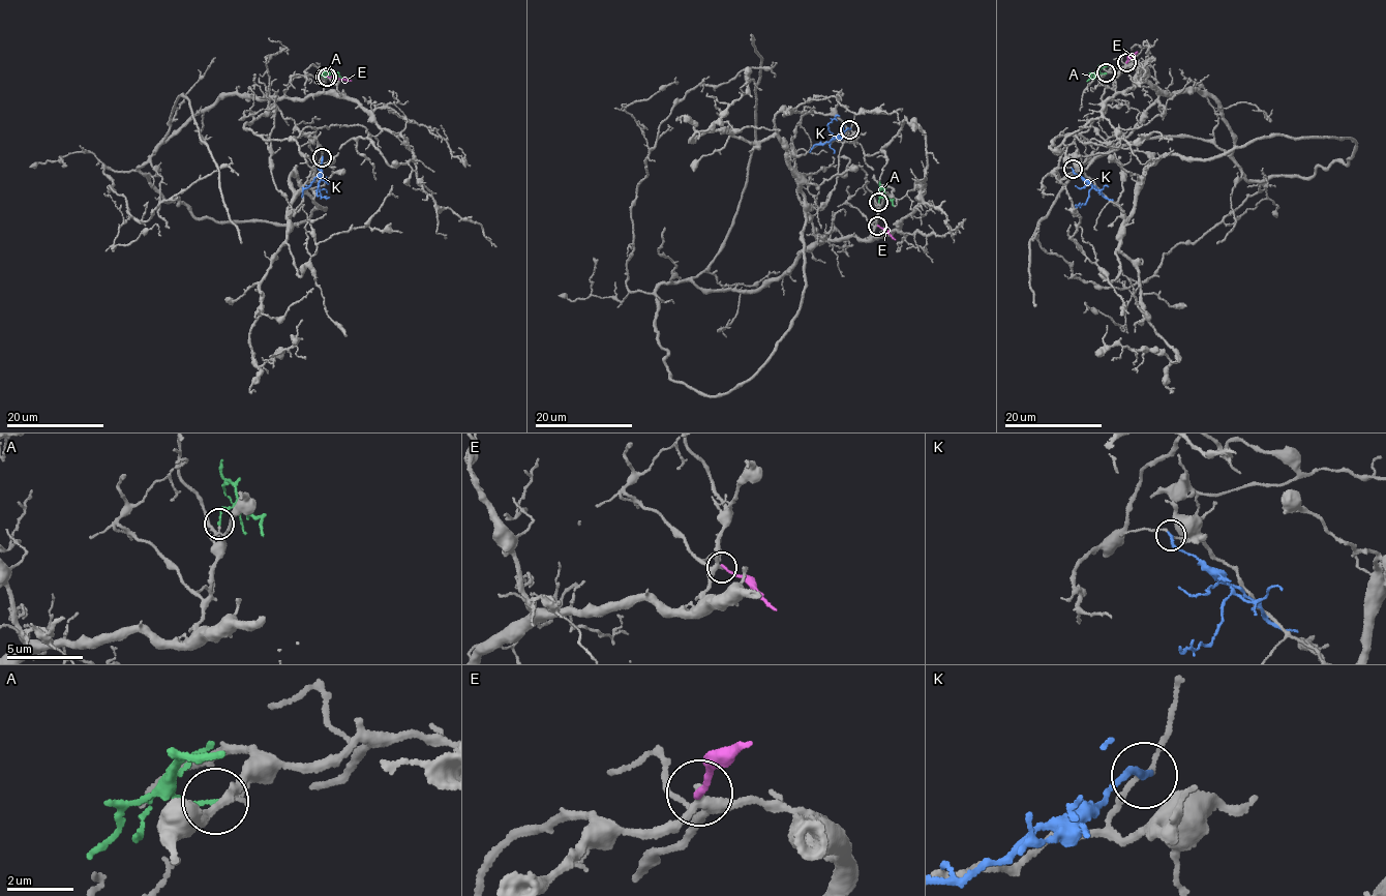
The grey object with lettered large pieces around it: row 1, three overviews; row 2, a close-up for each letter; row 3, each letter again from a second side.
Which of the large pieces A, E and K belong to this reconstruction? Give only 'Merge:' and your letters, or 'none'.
Merge: A

